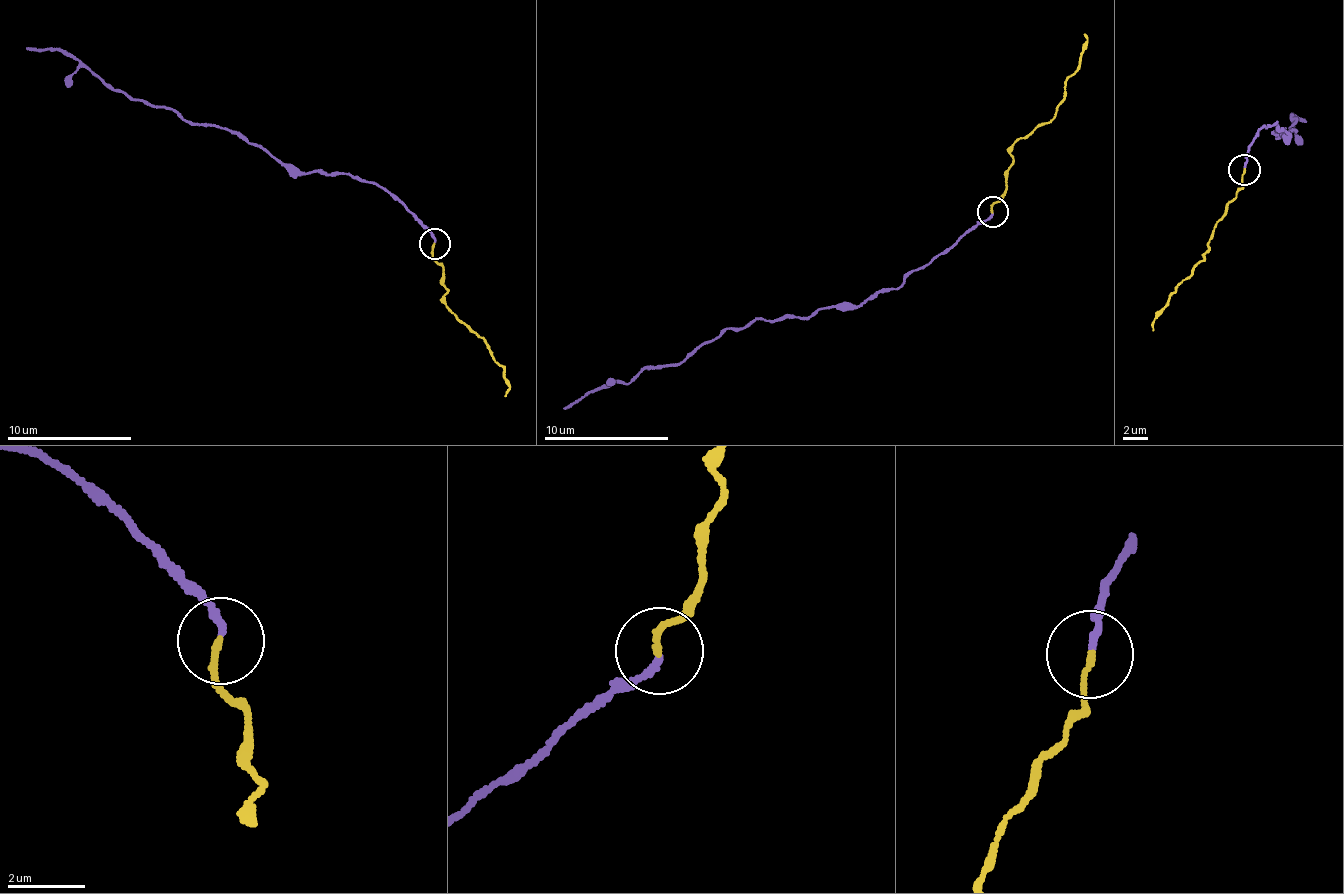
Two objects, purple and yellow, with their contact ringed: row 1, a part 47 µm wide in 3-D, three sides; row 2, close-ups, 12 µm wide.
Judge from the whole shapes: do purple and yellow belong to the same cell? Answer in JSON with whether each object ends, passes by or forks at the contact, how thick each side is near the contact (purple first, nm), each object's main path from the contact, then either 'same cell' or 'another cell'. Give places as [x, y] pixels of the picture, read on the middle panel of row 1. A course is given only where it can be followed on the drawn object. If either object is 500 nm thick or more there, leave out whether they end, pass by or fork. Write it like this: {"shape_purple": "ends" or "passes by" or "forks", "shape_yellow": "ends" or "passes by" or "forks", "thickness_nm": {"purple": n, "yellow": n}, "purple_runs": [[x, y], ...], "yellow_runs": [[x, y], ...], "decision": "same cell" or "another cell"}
{"shape_purple": "ends", "shape_yellow": "ends", "thickness_nm": {"purple": 160, "yellow": 150}, "purple_runs": [[991, 213], [896, 289], [875, 290], [858, 306], [721, 331], [675, 365], [595, 387], [562, 409]], "yellow_runs": [[992, 211], [1005, 189], [1015, 141], [1027, 137], [1057, 110], [1065, 83], [1077, 69], [1086, 43], [1082, 35]], "decision": "same cell"}

